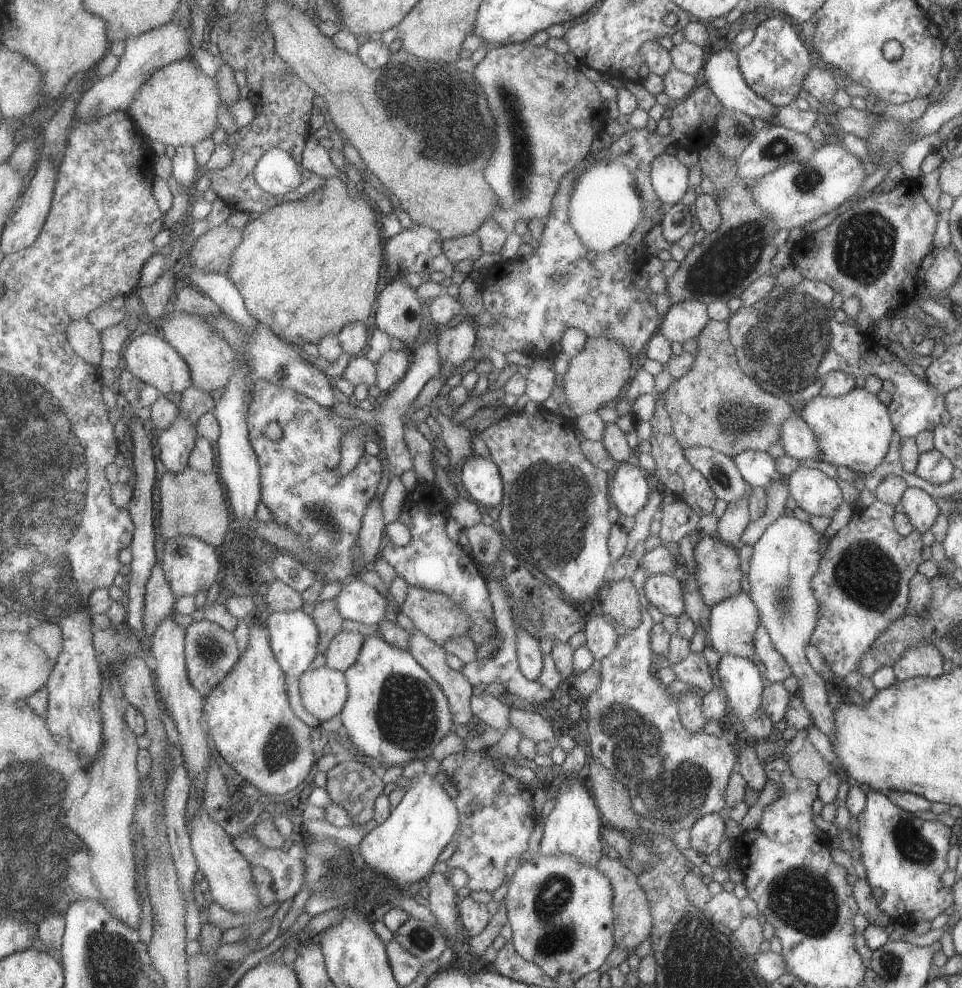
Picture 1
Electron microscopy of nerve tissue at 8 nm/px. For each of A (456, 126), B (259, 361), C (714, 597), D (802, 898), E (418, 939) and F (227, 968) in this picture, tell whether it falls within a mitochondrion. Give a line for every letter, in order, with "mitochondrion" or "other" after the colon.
A: mitochondrion
B: mitochondrion
C: other
D: mitochondrion
E: mitochondrion
F: other

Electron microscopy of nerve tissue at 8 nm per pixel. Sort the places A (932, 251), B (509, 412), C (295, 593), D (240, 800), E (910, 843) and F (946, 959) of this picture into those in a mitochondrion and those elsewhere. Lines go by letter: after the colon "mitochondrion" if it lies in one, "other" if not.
A: other
B: other
C: other
D: other
E: mitochondrion
F: other

